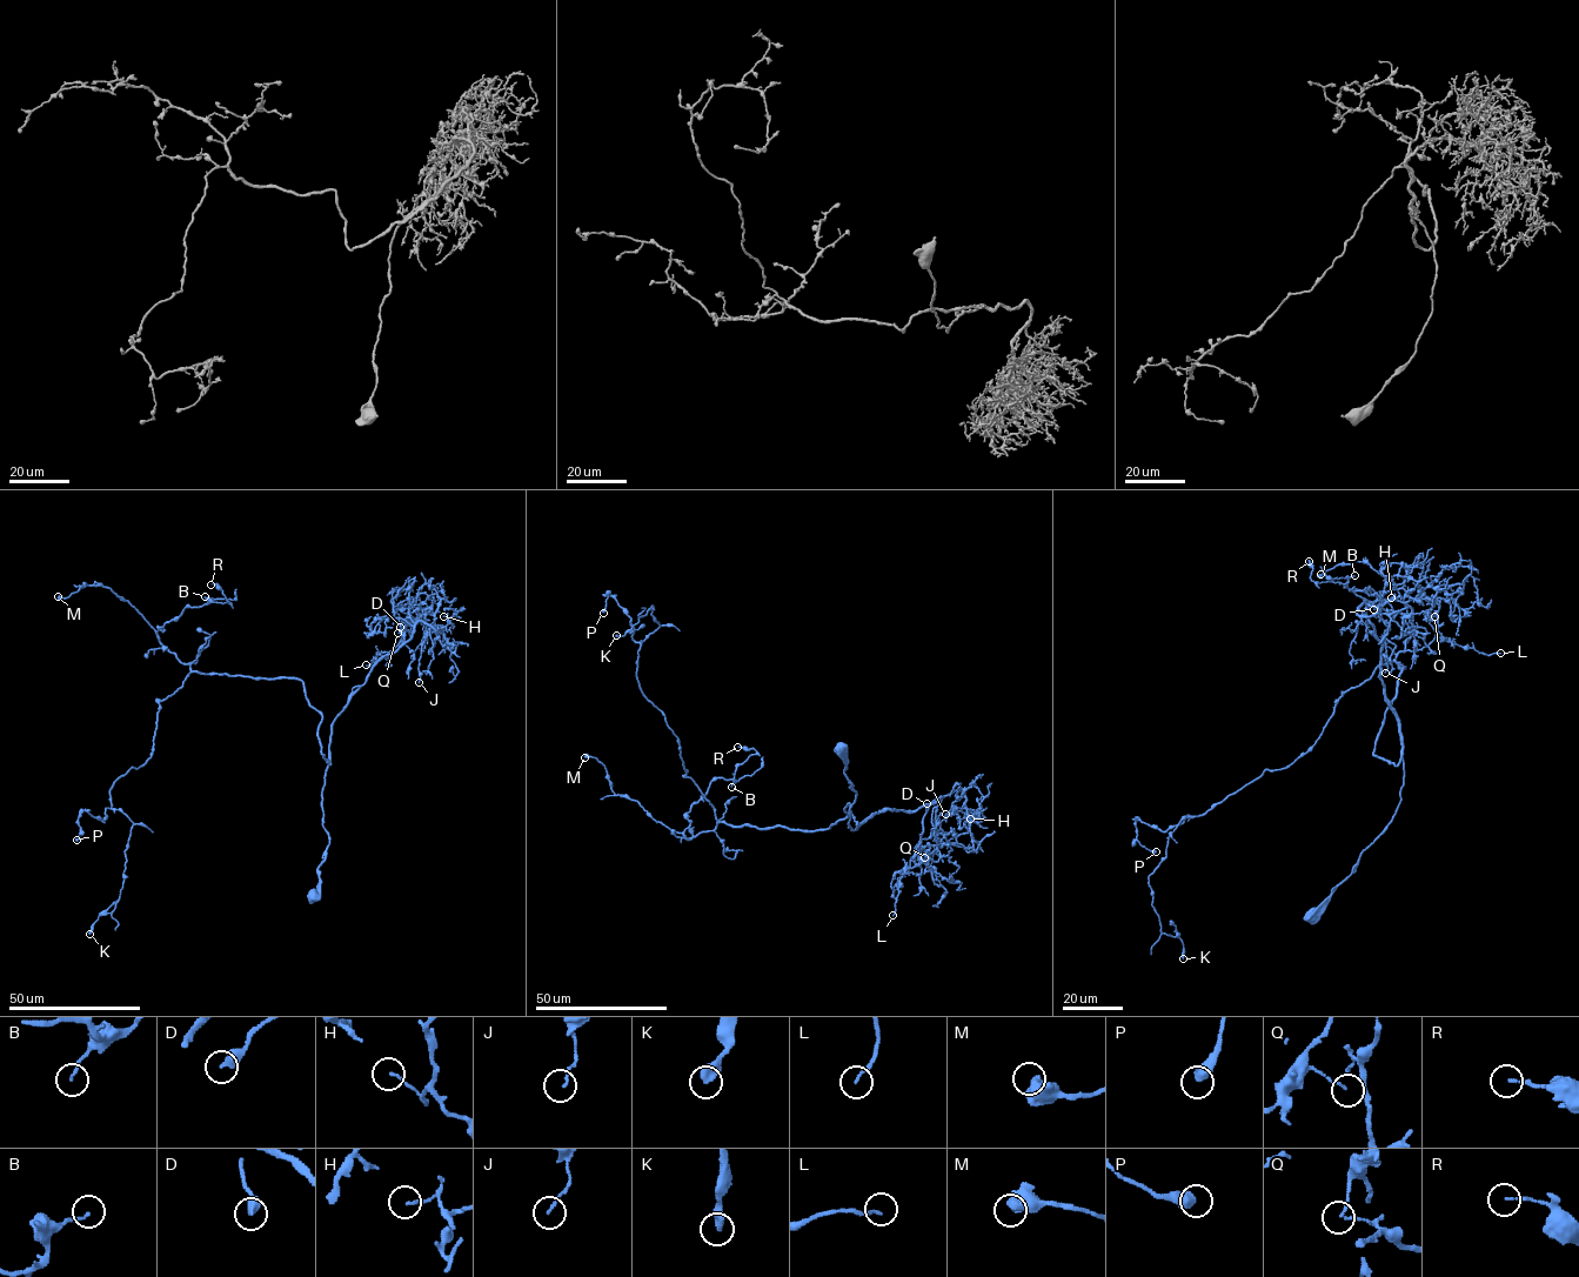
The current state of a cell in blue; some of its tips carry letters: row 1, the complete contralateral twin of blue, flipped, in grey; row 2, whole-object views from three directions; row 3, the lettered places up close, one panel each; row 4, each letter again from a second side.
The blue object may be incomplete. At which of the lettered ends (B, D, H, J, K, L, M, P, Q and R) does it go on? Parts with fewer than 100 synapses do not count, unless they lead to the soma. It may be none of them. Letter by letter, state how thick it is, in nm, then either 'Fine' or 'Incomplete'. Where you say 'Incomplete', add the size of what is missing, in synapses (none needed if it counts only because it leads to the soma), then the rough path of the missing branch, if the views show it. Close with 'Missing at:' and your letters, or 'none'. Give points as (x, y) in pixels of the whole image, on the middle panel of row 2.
B: Thickness 120 nm. Fine
D: Thickness 420 nm. Fine
H: Thickness 110 nm. Fine
J: Thickness 90 nm. Fine
K: Thickness 420 nm. Fine
L: Thickness 150 nm. Fine
M: Thickness 600 nm. Fine
P: Thickness 550 nm. Fine
Q: Thickness 70 nm. Fine
R: Thickness 130 nm. Fine
Missing at: none

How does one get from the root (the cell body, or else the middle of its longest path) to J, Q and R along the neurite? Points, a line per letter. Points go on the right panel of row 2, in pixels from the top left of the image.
J: (1312, 916), (1400, 800), (1399, 719), (1364, 602), (1357, 613), (1378, 610), (1387, 627), (1385, 673)
Q: (1312, 916), (1400, 800), (1399, 719), (1385, 697), (1382, 642), (1366, 608), (1402, 588), (1430, 603), (1434, 616)
R: (1312, 916), (1400, 802), (1403, 759), (1373, 753), (1414, 626), (1345, 583), (1312, 581), (1309, 561)

